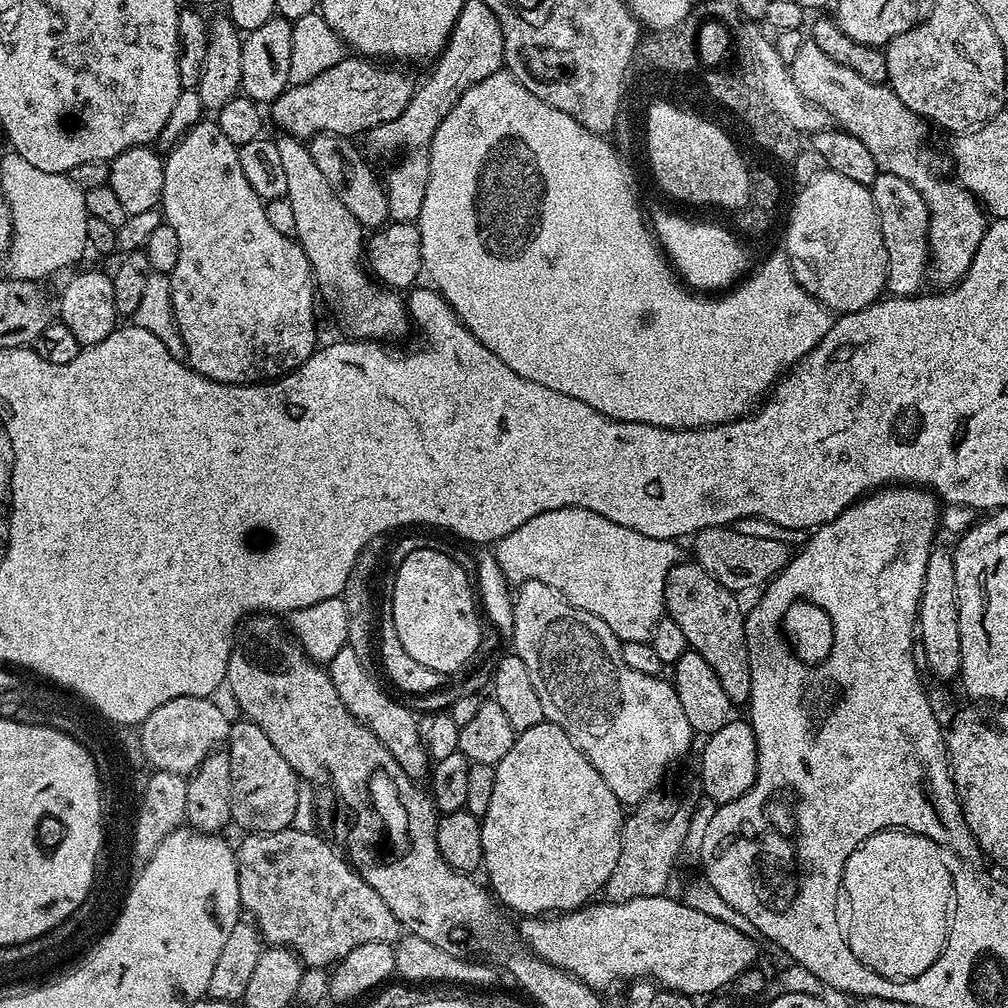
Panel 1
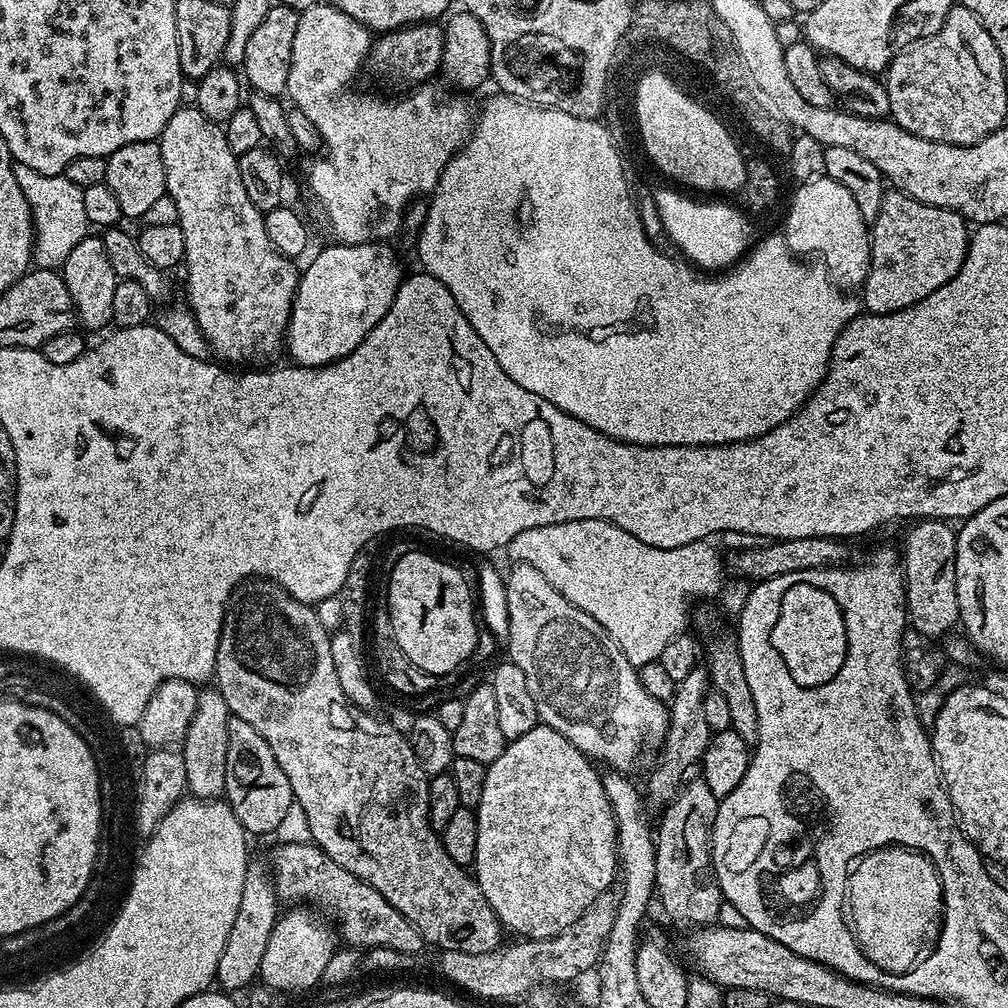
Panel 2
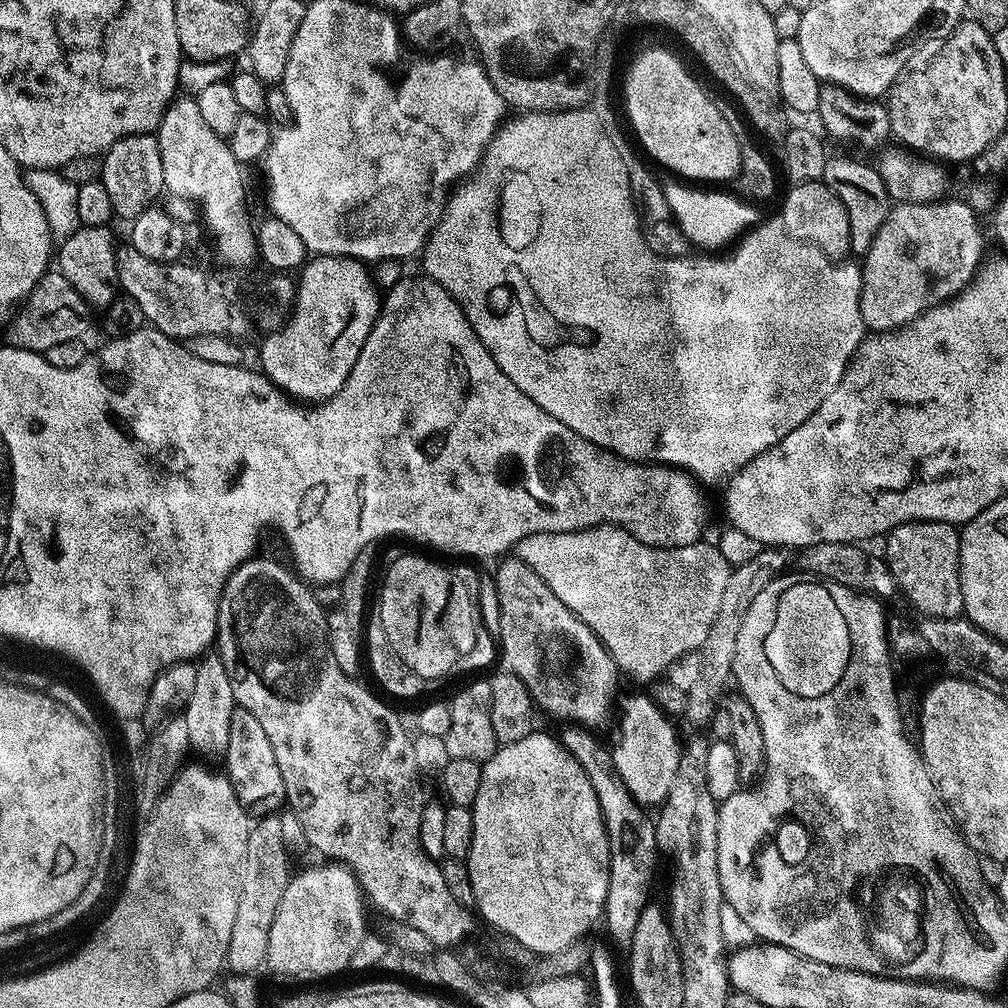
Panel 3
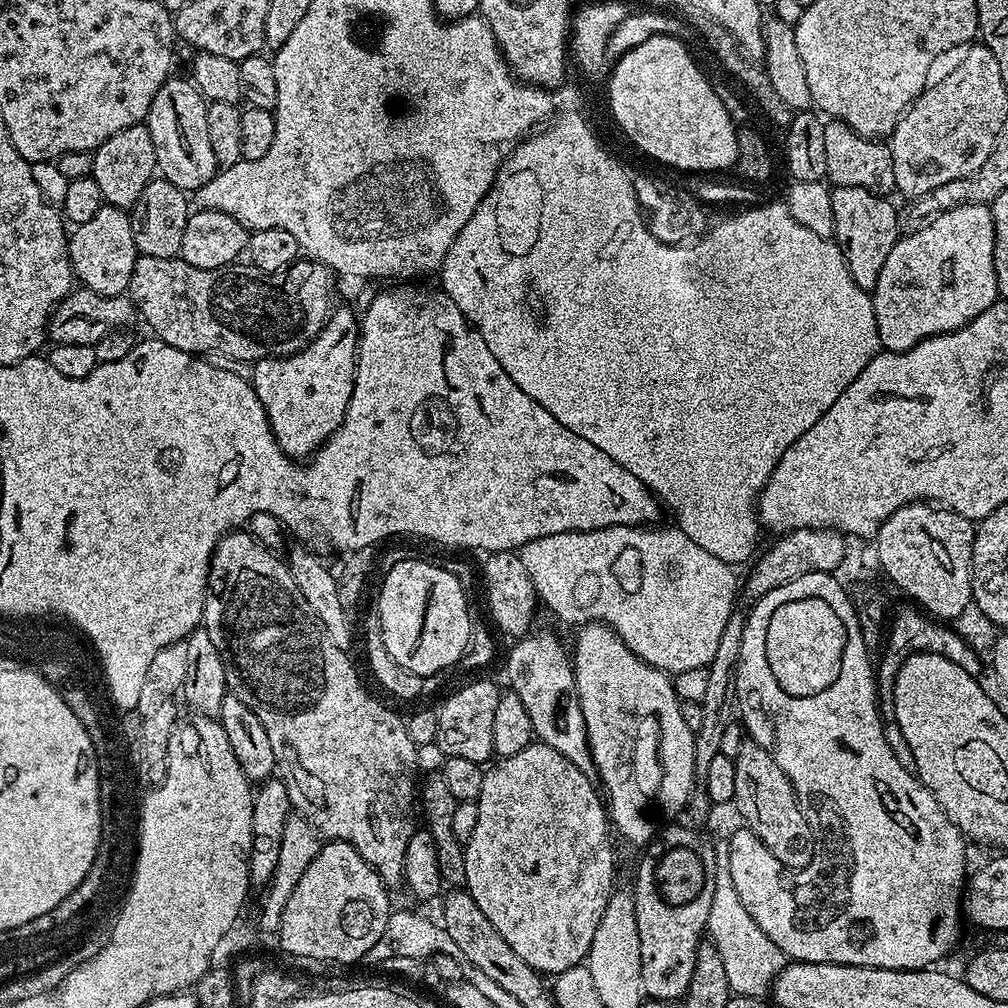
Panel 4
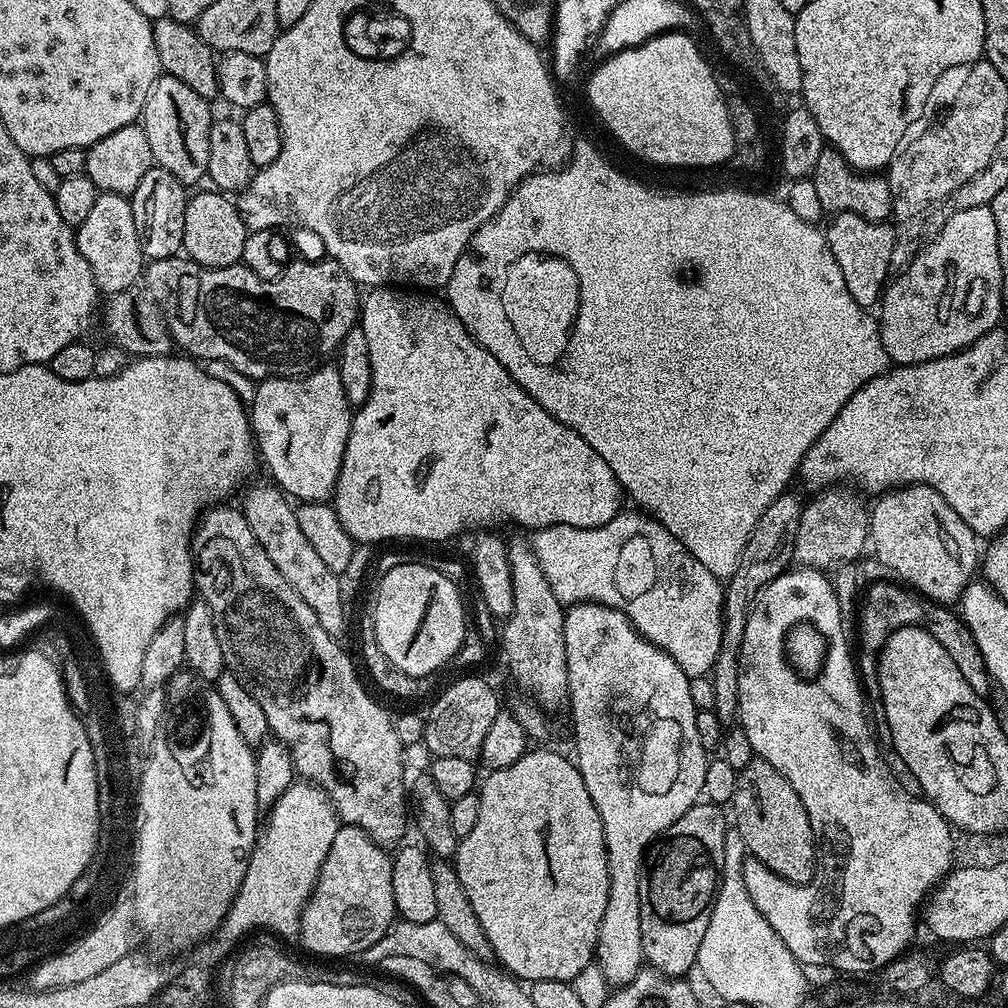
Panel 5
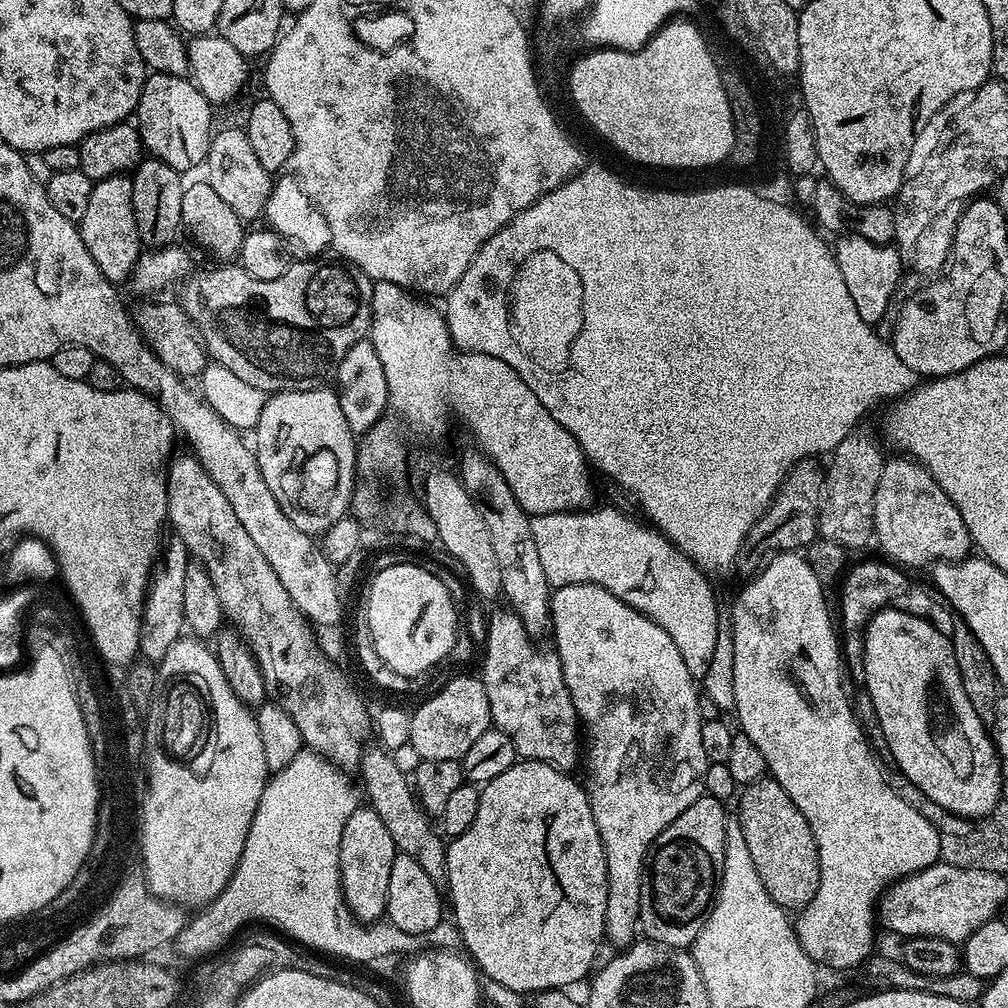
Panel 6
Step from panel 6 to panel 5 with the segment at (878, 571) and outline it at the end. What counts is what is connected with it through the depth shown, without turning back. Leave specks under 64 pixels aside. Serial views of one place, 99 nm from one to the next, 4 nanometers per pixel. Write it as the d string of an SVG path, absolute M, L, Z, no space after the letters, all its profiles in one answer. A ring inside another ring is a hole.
M891 579L880 580L877 584L867 585L858 609L858 637L860 636L860 656L858 652L858 675L861 685L866 689L867 699L871 704L867 707L872 735L877 738L887 738L890 726L886 723L886 706L882 706L881 690L876 674L876 666L888 635L898 628L926 628L929 634L938 638L942 646L946 646L946 654L954 658L958 670L962 670L962 678L970 682L970 690L982 697L989 695L988 687L993 687L994 681L988 675L988 667L982 658L982 650L972 641L972 636L964 625L959 611L943 604L937 604L921 596L919 592Z

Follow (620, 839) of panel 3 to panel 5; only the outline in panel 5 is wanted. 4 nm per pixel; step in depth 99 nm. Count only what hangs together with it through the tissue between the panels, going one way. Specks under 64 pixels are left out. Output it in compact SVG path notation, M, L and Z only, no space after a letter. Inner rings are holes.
M516 536L507 541L508 565L512 579L512 612L503 621L504 633L500 636L500 644L504 647L504 656L508 659L508 668L512 676L529 692L531 699L545 713L560 712L569 707L568 671L566 670L566 634L564 633L565 605L554 598L554 590L550 590L550 582L546 582L546 574L542 574L542 566L538 566L538 558L534 554L531 543L527 539Z

